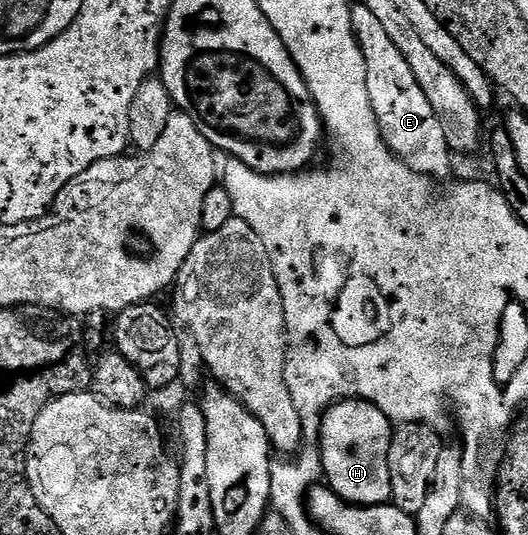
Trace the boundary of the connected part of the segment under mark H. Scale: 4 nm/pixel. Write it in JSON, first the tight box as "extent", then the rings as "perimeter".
{"extent":[321,400,395,506],"perimeter":[[[338,400],[321,418],[321,471],[328,487],[348,504],[375,506],[392,501],[389,455],[395,425],[366,400]]]}

